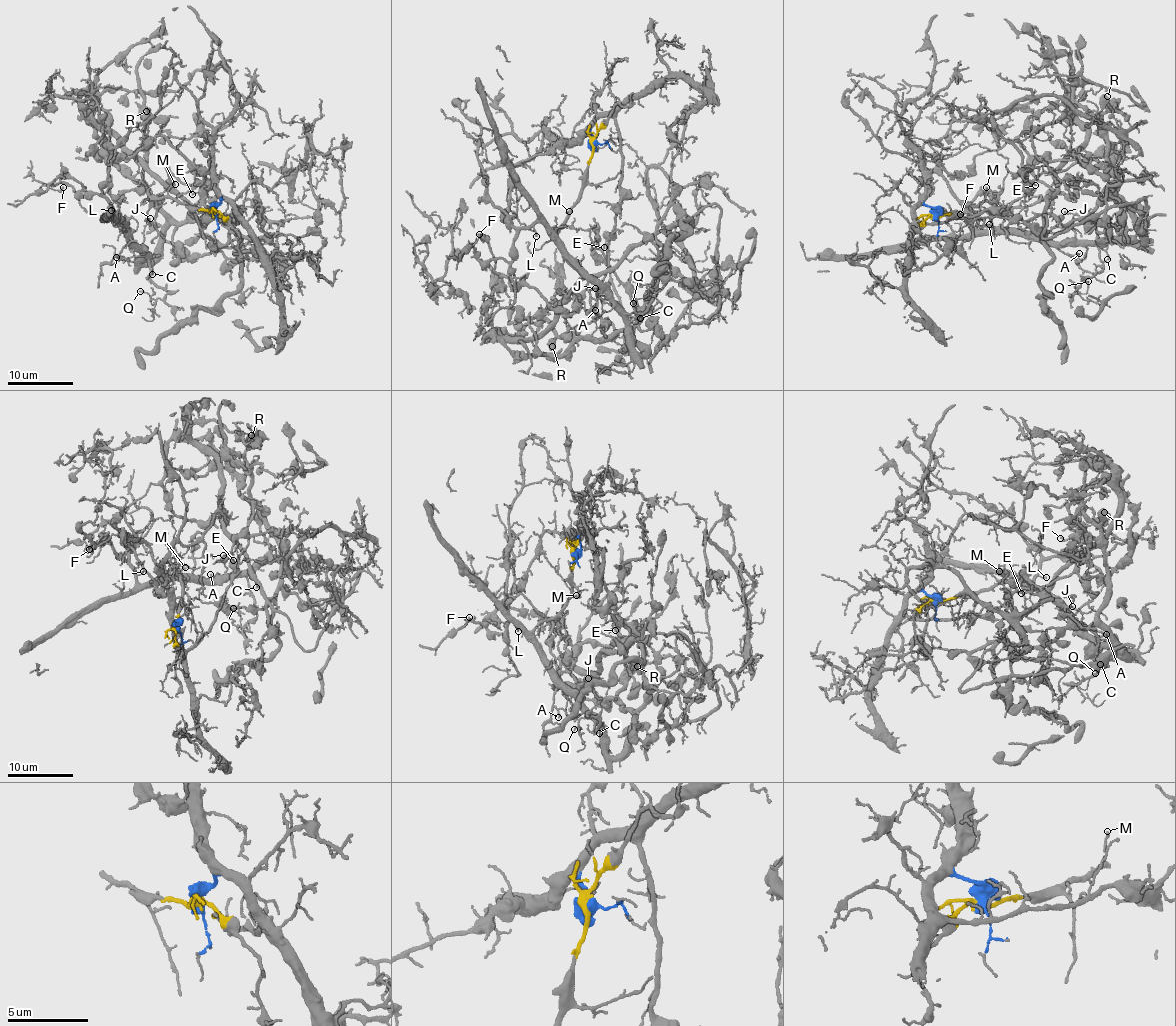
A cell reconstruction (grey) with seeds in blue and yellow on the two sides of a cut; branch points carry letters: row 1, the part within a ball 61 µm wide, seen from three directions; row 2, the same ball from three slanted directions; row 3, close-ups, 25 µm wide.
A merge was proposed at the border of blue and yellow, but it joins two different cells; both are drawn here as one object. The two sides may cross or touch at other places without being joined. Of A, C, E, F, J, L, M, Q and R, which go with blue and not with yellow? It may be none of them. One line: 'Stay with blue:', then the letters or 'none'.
Stay with blue: E

